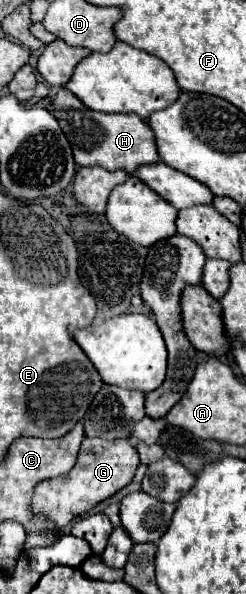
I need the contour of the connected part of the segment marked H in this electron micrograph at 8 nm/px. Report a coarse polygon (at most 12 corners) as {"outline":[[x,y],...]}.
{"outline":[[64,87],[52,111],[78,165],[132,173],[160,161],[138,115],[84,107]]}

